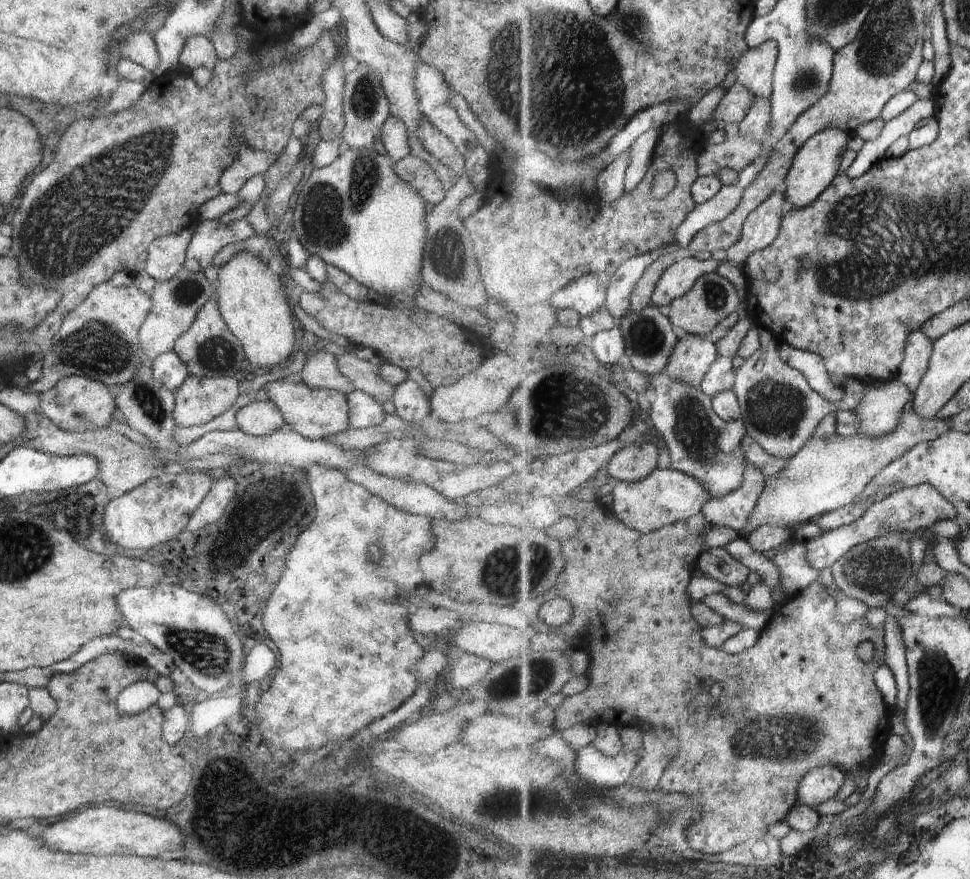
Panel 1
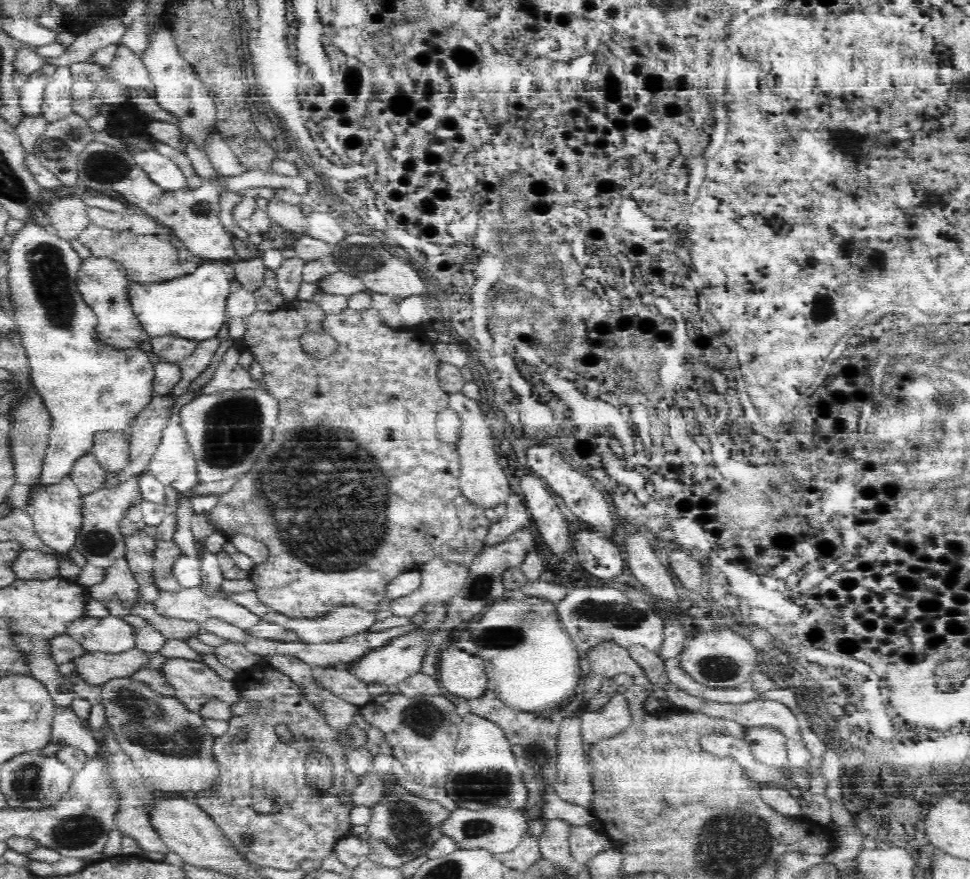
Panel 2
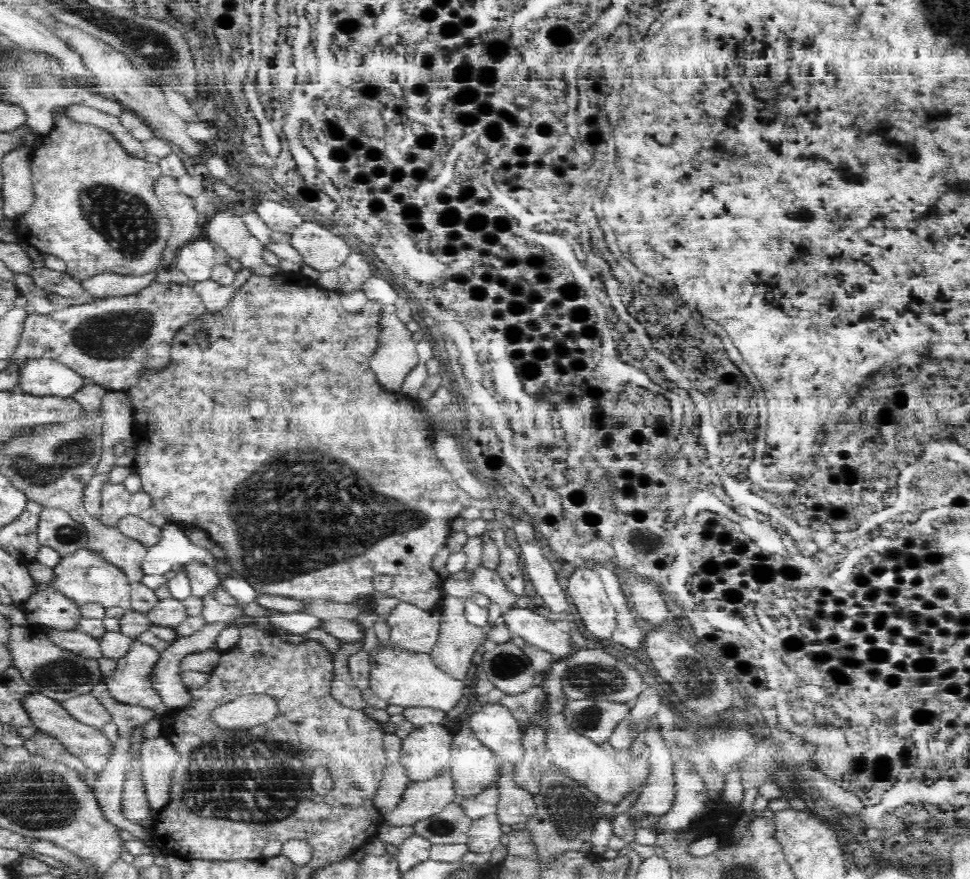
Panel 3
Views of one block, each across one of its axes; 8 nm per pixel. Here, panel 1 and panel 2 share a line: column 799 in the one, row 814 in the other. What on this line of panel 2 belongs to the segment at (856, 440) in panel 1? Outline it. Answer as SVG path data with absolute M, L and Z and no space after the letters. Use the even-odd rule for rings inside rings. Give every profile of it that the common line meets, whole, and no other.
M488 806L484 810L472 812L472 810L458 808L445 826L445 834L453 838L464 850L480 850L490 853L492 856L507 854L517 850L526 836L532 834L530 830L531 820L525 811L503 806Z

